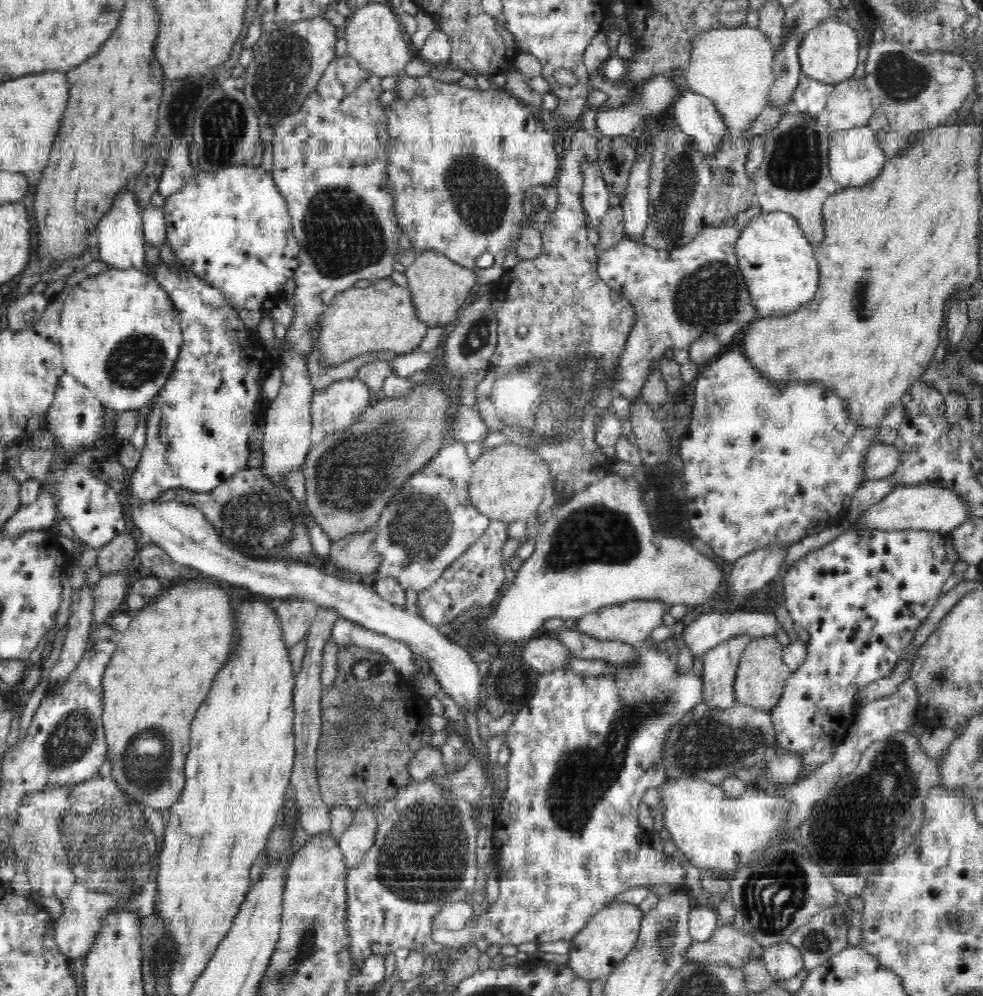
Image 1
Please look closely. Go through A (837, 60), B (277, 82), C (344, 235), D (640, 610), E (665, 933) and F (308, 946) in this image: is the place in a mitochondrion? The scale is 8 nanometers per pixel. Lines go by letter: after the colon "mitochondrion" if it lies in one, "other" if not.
A: other
B: mitochondrion
C: mitochondrion
D: other
E: mitochondrion
F: mitochondrion

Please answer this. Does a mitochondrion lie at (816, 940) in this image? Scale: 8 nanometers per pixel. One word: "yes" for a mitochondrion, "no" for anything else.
yes

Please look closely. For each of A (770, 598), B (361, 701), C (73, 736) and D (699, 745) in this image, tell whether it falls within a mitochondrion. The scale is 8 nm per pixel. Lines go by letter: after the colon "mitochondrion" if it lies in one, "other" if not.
A: other
B: mitochondrion
C: mitochondrion
D: mitochondrion

